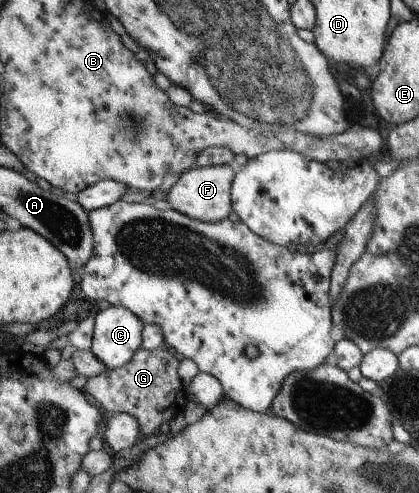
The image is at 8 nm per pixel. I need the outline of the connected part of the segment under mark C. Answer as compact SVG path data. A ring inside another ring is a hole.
M110 306L95 317L91 352L108 370L126 365L143 344L144 323L130 309Z

